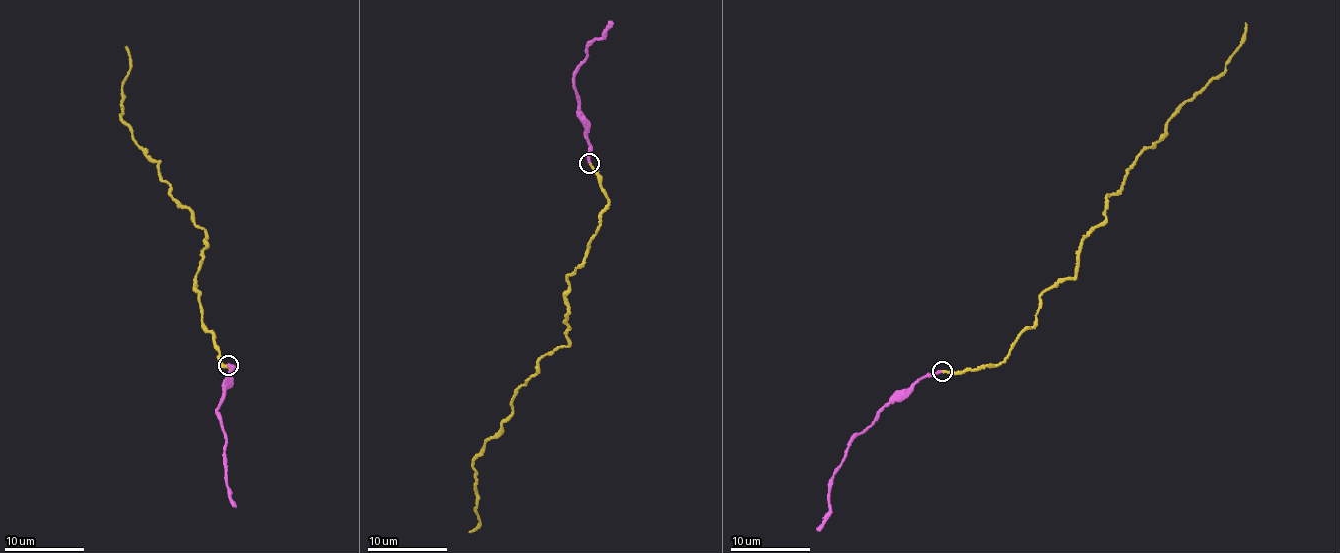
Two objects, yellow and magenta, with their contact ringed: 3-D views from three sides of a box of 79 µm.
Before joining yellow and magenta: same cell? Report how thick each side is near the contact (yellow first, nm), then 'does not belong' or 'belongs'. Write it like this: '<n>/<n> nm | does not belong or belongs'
240/280 nm | belongs

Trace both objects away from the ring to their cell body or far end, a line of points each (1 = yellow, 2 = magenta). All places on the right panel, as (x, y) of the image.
1: (942, 371), (1004, 360), (1040, 296), (1075, 275), (1080, 240), (1129, 167), (1225, 70), (1245, 23)
2: (942, 371), (927, 372), (877, 413), (877, 419), (850, 443), (831, 482), (830, 509), (819, 532)

